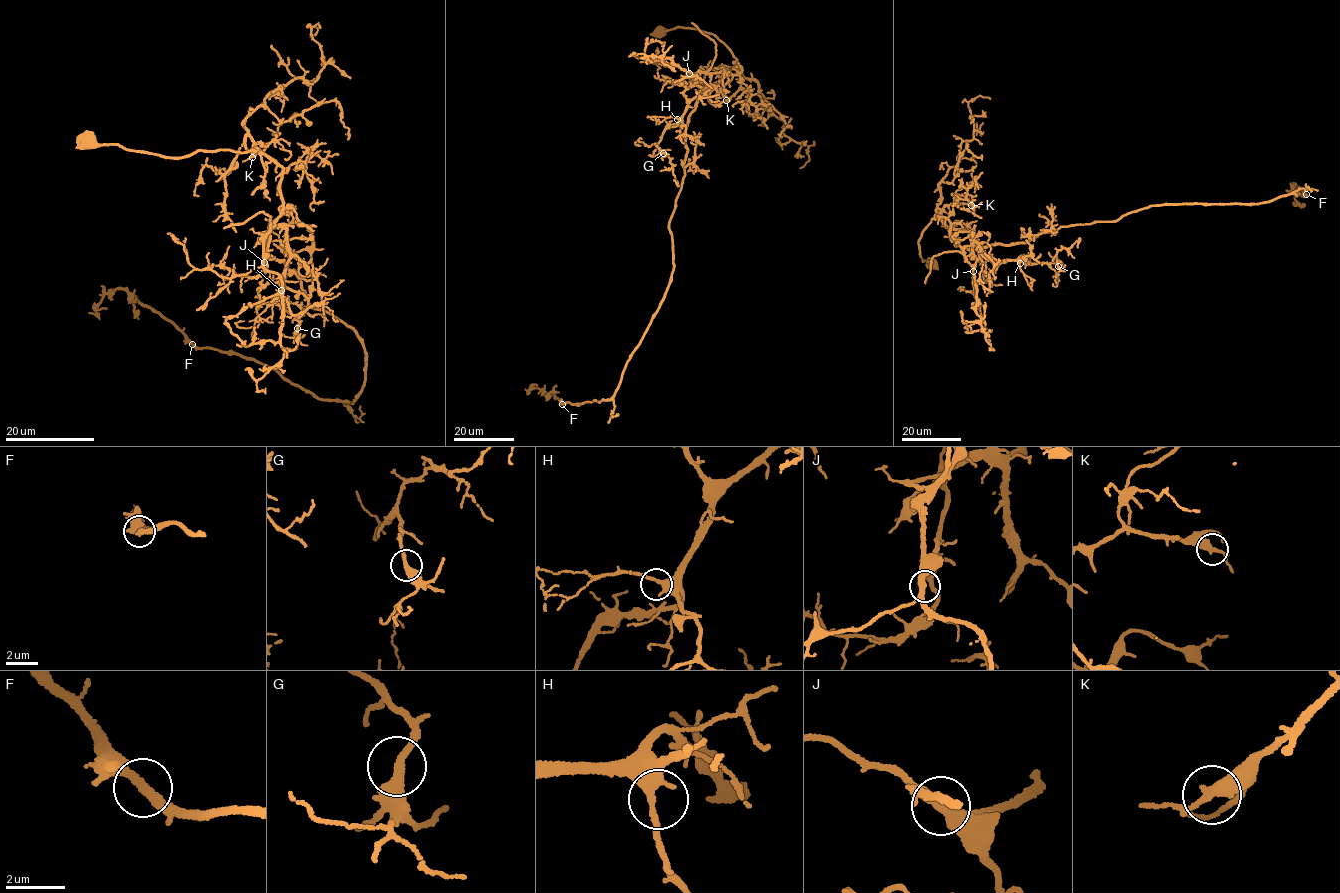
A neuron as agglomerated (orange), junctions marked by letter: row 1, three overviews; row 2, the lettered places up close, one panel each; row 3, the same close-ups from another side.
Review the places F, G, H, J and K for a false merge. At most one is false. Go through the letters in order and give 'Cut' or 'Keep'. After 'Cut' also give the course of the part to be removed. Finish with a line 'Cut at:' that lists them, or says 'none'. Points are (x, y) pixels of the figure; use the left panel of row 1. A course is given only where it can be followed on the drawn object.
F: Keep
G: Keep
H: Keep
J: Cut. Course of the part to remove: (263, 262), (266, 235), (310, 305), (363, 339), (353, 403), (199, 348), (123, 288), (95, 308), (106, 308)
K: Keep
Cut at: J

